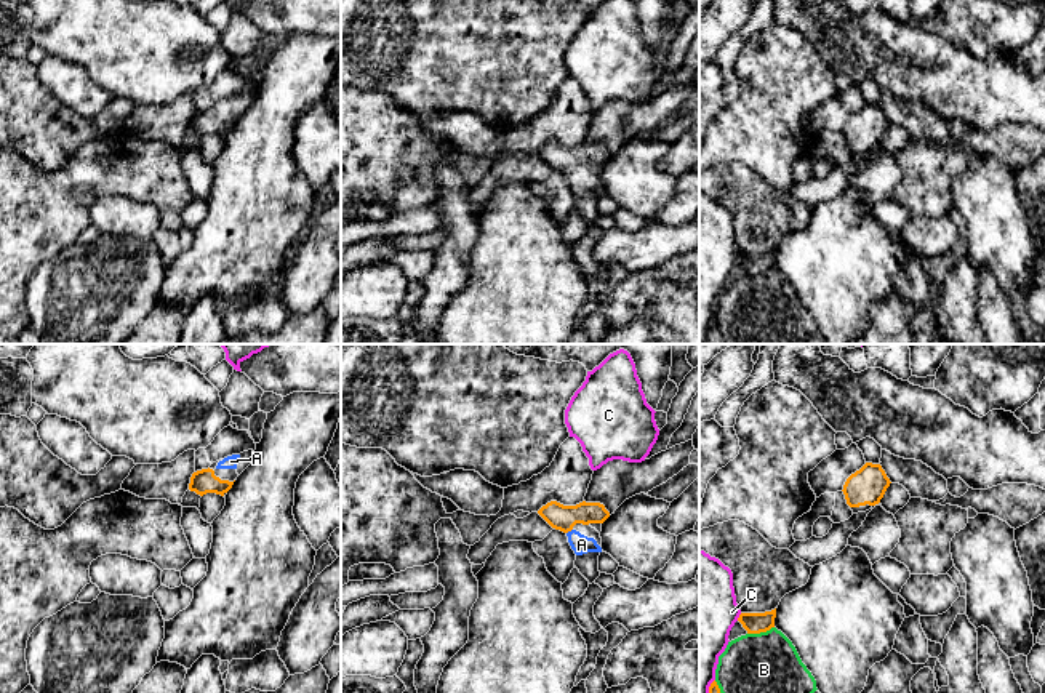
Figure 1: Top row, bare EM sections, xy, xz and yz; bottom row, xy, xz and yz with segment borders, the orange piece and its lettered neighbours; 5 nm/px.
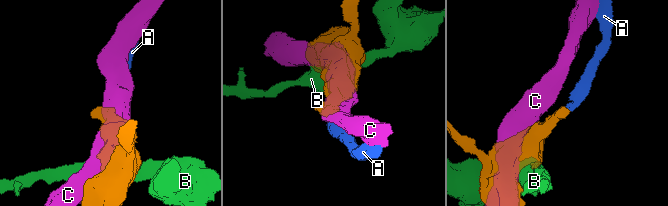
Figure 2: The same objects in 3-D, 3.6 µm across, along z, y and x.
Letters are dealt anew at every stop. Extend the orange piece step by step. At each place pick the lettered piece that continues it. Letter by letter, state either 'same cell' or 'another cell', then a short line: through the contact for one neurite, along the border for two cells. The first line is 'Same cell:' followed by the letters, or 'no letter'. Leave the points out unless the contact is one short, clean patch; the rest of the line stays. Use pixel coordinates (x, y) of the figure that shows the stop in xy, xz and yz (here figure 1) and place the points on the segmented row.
Same cell: A
A: same cell; line xz (560, 517), (568, 530), (581, 544)
B: another cell
C: another cell

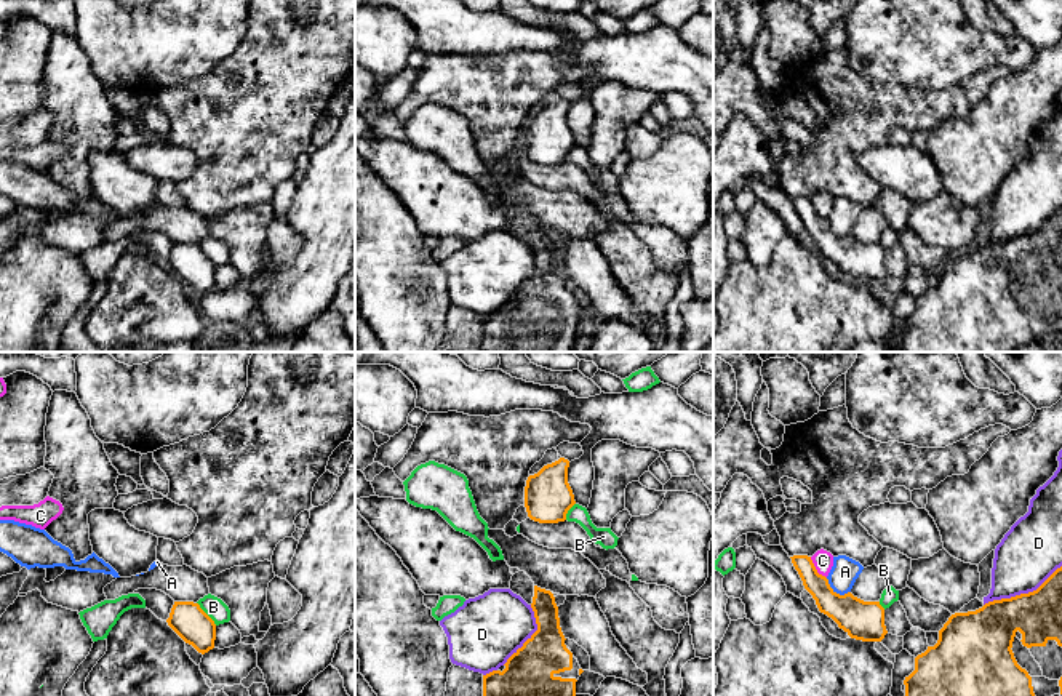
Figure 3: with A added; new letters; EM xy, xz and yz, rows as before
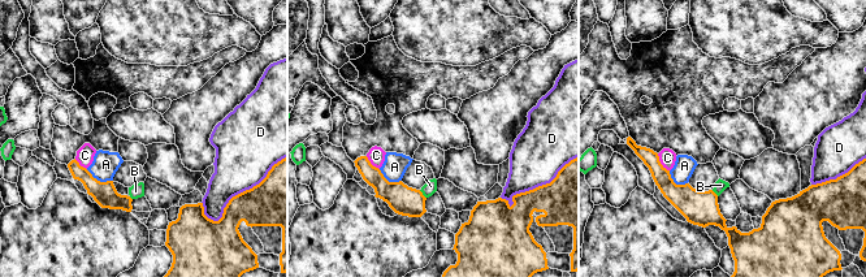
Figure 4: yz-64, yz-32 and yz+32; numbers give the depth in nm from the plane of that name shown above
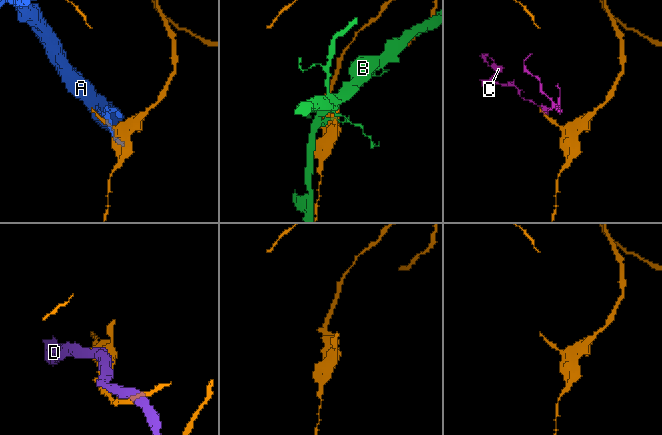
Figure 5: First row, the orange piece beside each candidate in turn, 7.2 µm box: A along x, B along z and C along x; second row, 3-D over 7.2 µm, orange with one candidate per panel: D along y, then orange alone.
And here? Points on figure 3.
Same cell: no letter
A: another cell; line yz (826, 578), (837, 592), (850, 592)
B: another cell; line xy (197, 602), (216, 624)
C: another cell; line yz (810, 557), (814, 568), (826, 578)
D: another cell

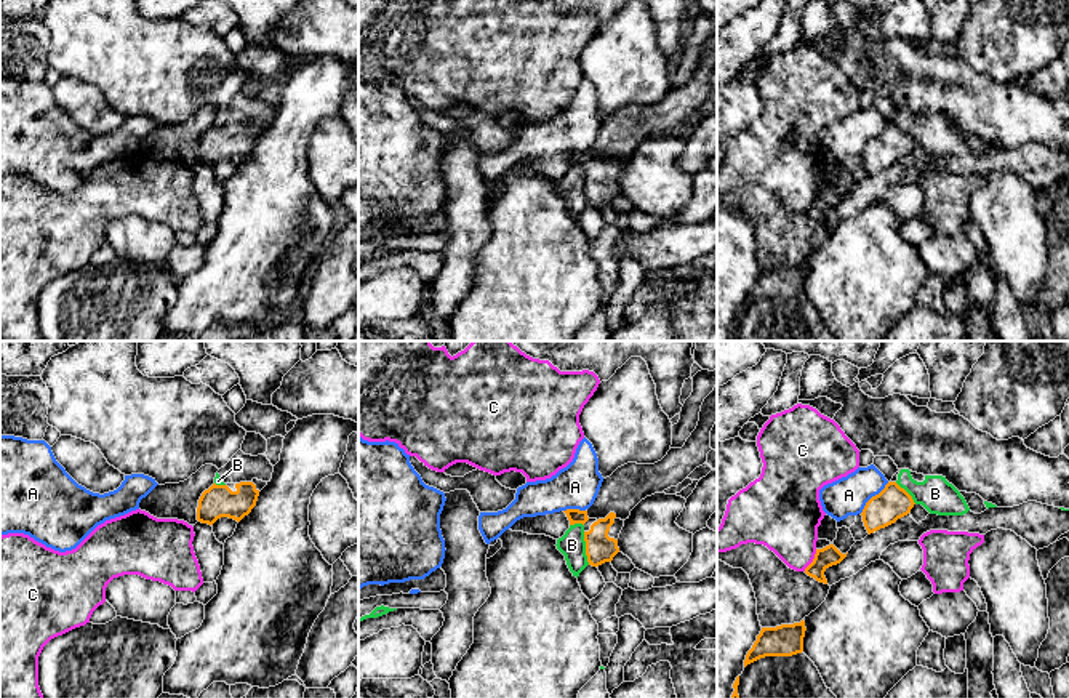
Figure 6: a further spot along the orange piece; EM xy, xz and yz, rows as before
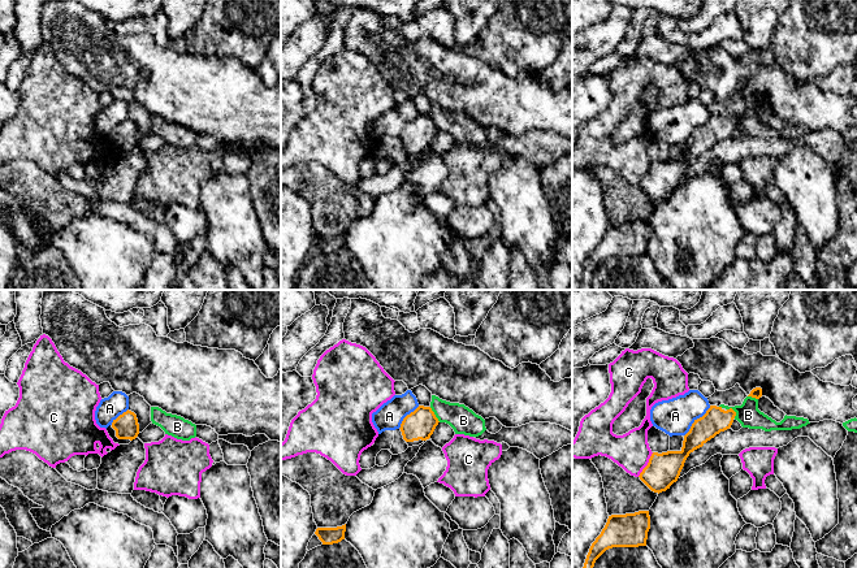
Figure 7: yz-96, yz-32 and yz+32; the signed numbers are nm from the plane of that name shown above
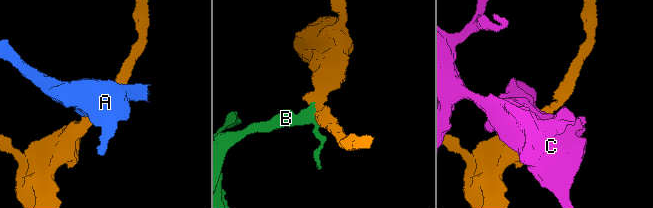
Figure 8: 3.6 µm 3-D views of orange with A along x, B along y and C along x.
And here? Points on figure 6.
Same cell: no letter
A: another cell; line yz (888, 482), (860, 513)
B: another cell; line xz (583, 532), (589, 564)
C: another cell

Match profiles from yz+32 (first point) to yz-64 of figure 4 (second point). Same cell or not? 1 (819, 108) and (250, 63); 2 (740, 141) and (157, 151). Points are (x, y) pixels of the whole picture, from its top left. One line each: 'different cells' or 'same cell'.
1: same cell
2: different cells

